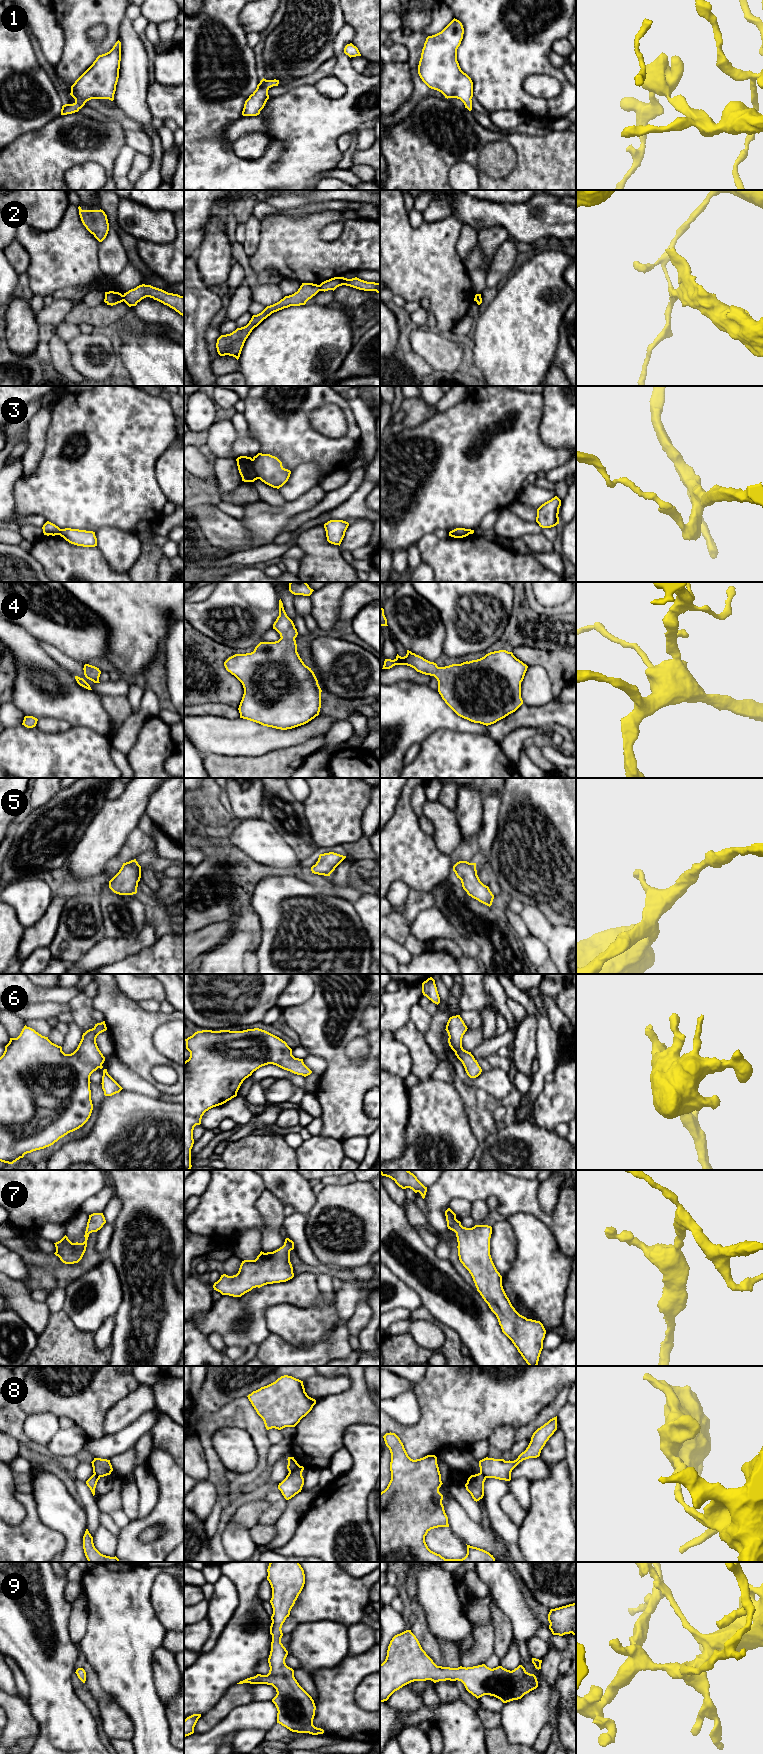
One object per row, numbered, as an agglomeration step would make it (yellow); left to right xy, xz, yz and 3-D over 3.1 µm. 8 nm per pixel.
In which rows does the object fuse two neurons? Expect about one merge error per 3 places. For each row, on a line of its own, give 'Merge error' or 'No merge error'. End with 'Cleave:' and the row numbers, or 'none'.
1: No merge error
2: Merge error
3: Merge error
4: No merge error
5: No merge error
6: No merge error
7: No merge error
8: Merge error
9: No merge error
Cleave: 2, 3, 8

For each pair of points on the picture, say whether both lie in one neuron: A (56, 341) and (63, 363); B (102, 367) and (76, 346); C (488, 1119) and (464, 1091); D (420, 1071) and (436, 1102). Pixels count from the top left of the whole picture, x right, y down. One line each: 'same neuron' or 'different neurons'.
A: same neuron
B: same neuron
C: same neuron
D: different neurons

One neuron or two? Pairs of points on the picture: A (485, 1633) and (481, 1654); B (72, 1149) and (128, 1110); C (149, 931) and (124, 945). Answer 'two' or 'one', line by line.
A: one
B: one
C: one

